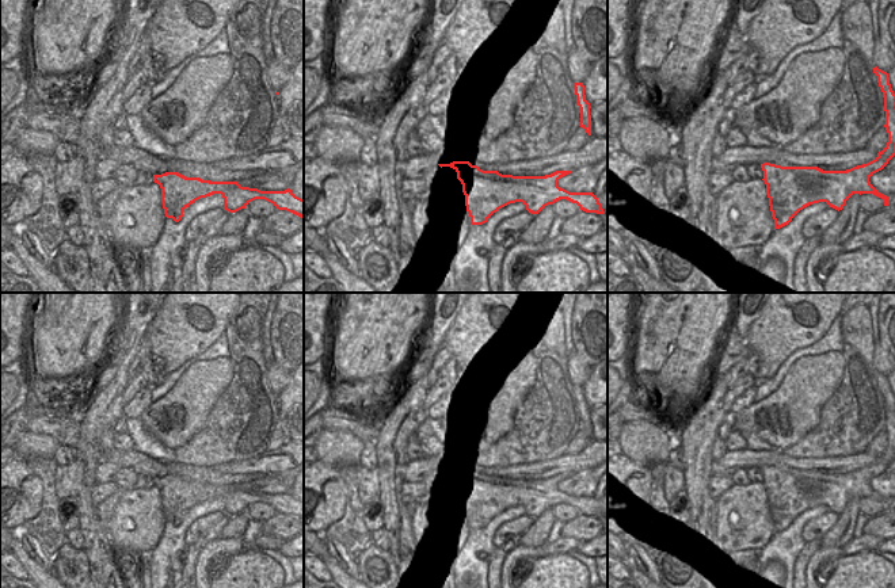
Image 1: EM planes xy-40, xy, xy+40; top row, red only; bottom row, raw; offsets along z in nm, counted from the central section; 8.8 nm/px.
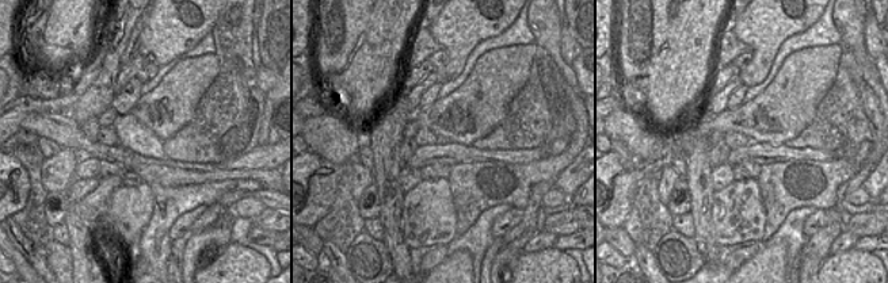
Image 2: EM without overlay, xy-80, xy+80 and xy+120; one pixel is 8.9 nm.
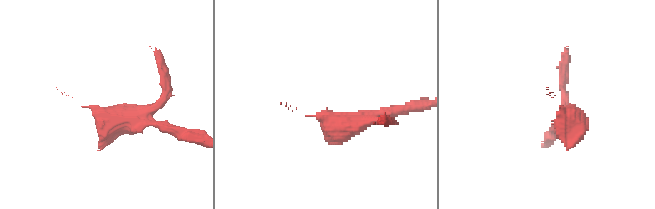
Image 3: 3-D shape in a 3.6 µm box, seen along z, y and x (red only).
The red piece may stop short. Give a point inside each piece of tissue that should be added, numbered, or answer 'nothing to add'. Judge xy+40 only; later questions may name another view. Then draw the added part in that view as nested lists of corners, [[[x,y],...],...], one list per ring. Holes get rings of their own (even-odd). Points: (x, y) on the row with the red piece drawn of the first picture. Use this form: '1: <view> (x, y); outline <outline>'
nothing to add

